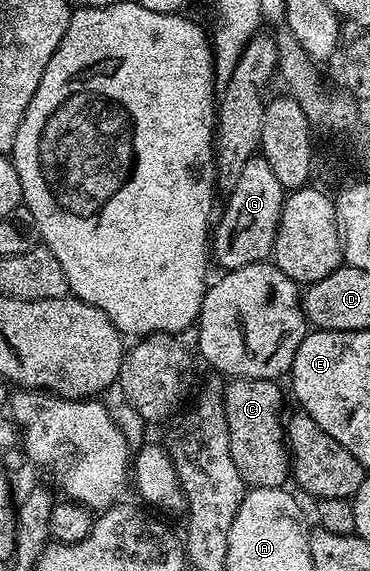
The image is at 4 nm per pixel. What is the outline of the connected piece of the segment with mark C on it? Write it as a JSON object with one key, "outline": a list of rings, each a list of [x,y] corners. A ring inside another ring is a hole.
{"outline":[[[231,377],[224,386],[232,460],[236,460],[236,468],[250,488],[282,488],[292,474],[282,414],[282,390],[278,385],[273,378]]]}

